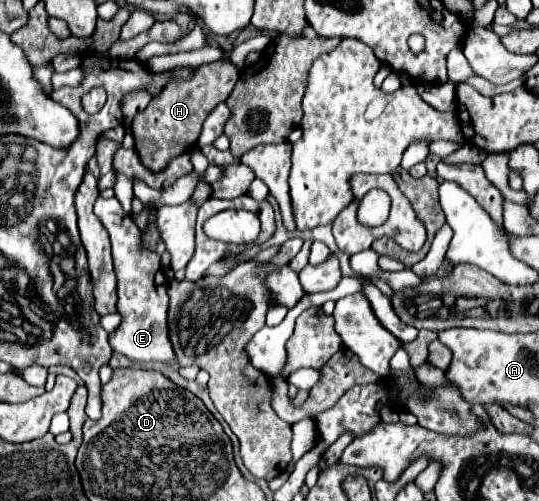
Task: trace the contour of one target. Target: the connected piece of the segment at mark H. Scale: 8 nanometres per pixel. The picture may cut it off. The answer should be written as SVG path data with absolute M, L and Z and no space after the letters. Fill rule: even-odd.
M214 61L194 69L190 79L172 79L166 83L162 93L154 95L144 111L140 111L132 121L132 133L136 141L136 151L142 163L150 171L162 171L172 157L190 151L202 131L204 119L210 111L228 99L232 87L238 81L238 67L232 61Z

